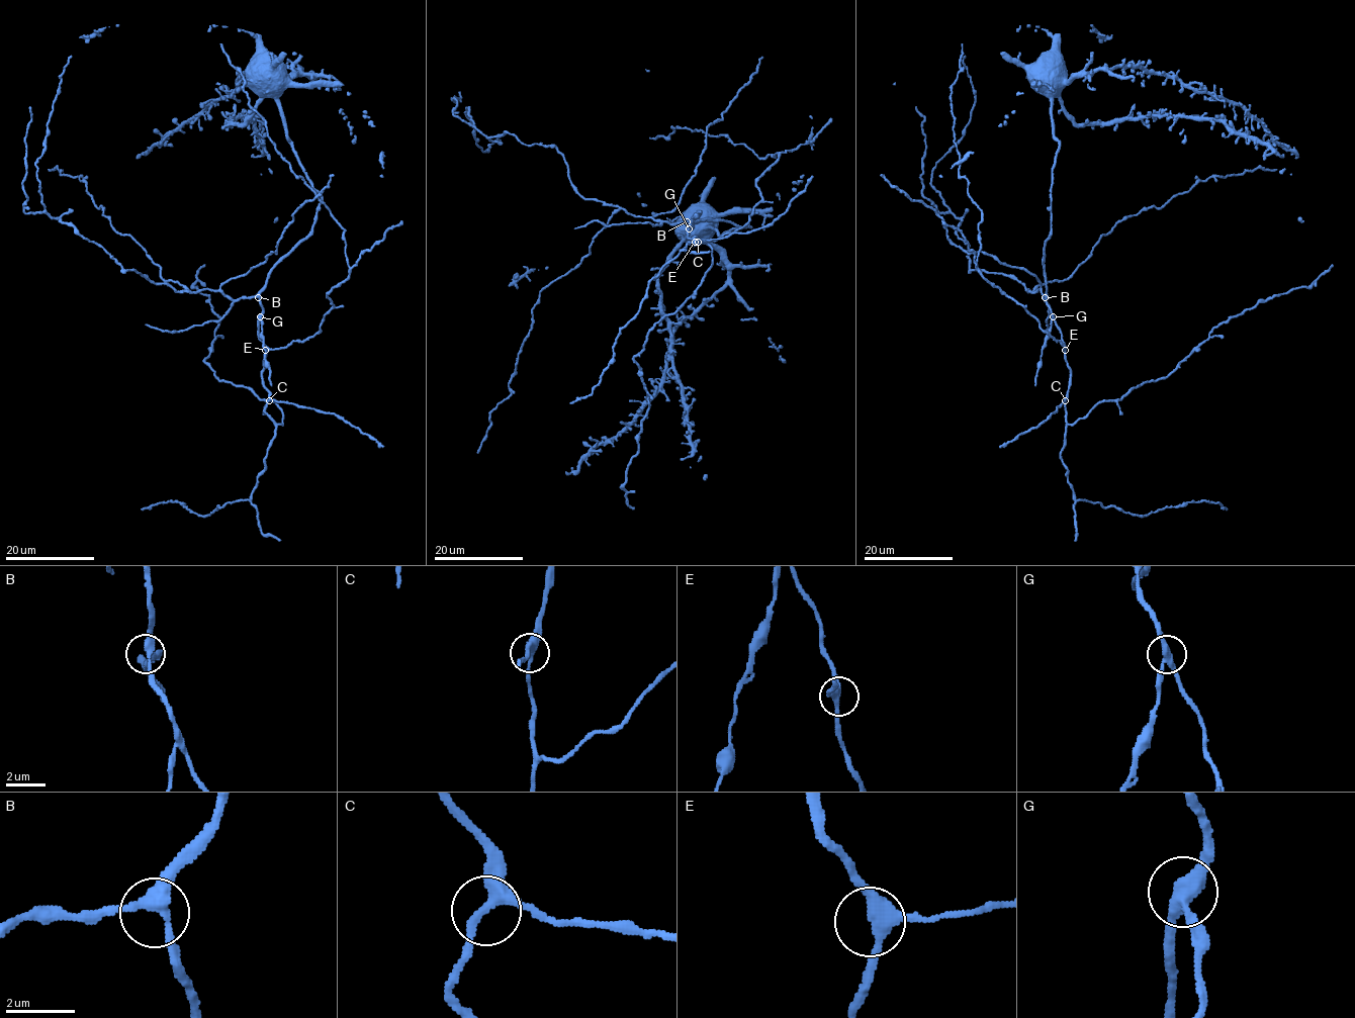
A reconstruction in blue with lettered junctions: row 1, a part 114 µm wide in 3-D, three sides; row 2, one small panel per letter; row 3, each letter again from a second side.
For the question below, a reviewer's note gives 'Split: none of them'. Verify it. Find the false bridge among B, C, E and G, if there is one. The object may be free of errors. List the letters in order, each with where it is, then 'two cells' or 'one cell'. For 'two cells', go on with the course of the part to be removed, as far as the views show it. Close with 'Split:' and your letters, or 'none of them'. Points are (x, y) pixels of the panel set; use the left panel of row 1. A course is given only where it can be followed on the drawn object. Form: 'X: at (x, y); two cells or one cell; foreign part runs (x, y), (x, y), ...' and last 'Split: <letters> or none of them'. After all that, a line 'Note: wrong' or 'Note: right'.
B: at (258, 297); one cell
C: at (269, 400); one cell
E: at (265, 350); one cell
G: at (260, 316); two cells; foreign part runs (260, 316), (271, 385)
Split: G
Note: wrong

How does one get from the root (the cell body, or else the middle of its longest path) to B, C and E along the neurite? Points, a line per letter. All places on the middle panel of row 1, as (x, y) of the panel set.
B: (694, 216), (693, 212), (705, 226), (720, 235), (732, 228), (750, 226), (738, 226), (724, 220), (687, 221)
C: (694, 216), (693, 212), (720, 235), (750, 226), (689, 221), (688, 237), (696, 241), (692, 247), (698, 242)
E: (694, 216), (693, 212), (720, 235), (750, 226), (689, 221), (688, 237), (695, 242)

